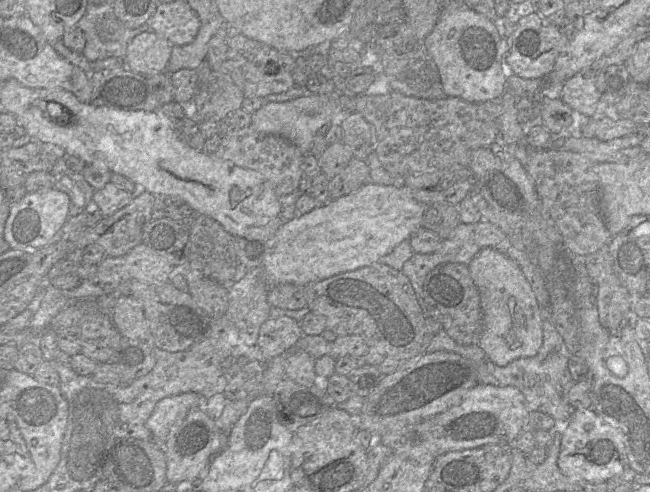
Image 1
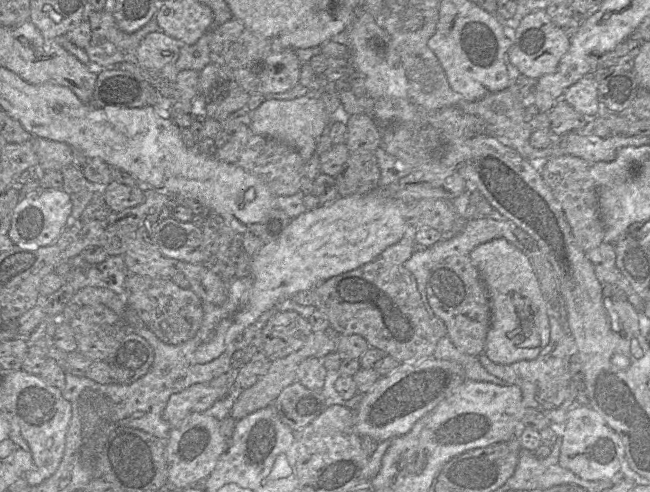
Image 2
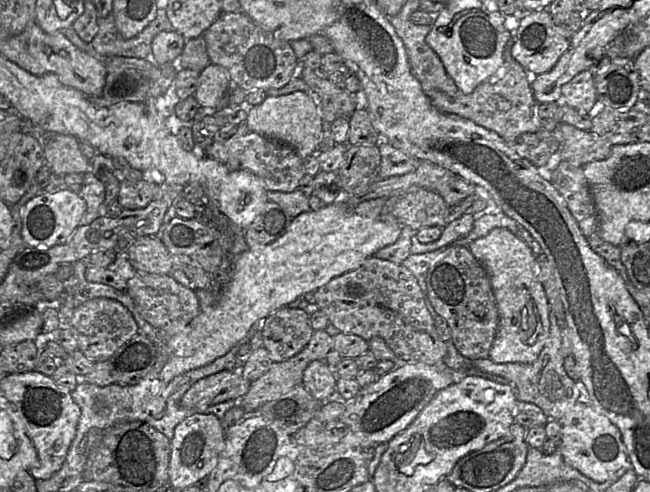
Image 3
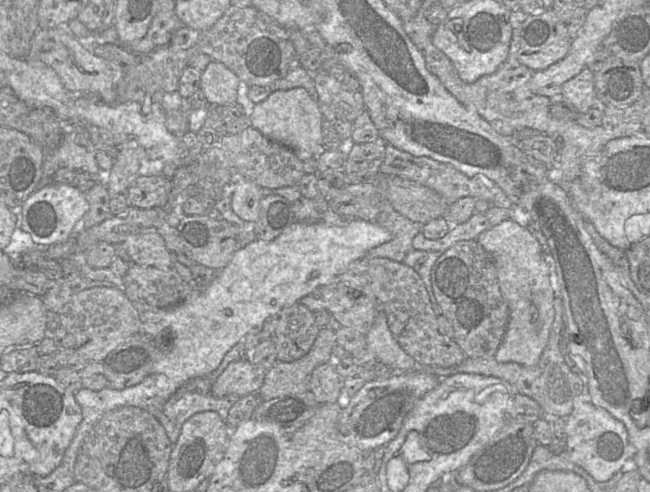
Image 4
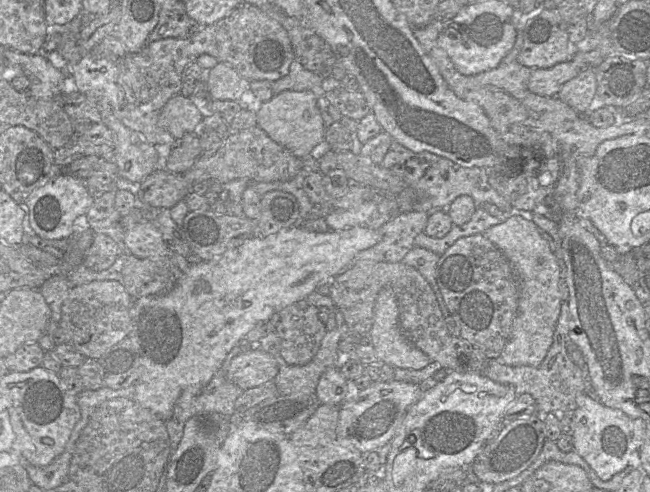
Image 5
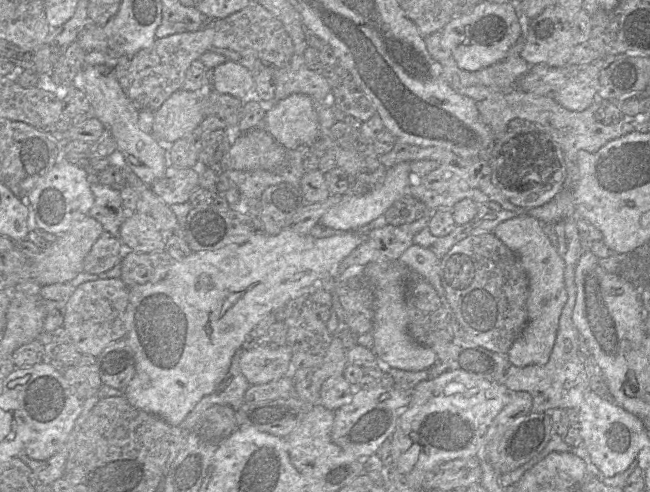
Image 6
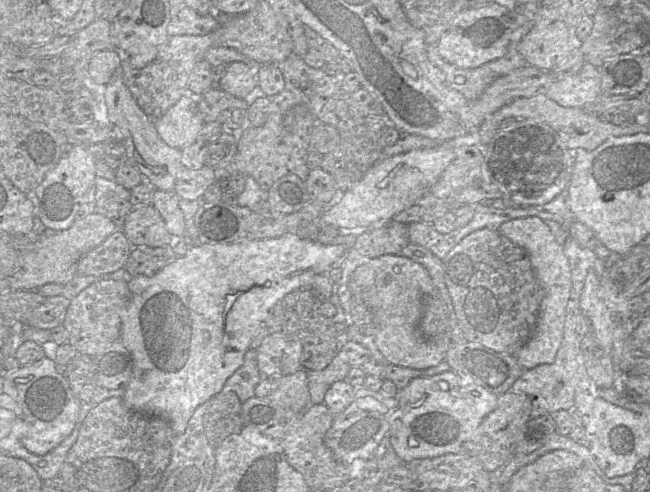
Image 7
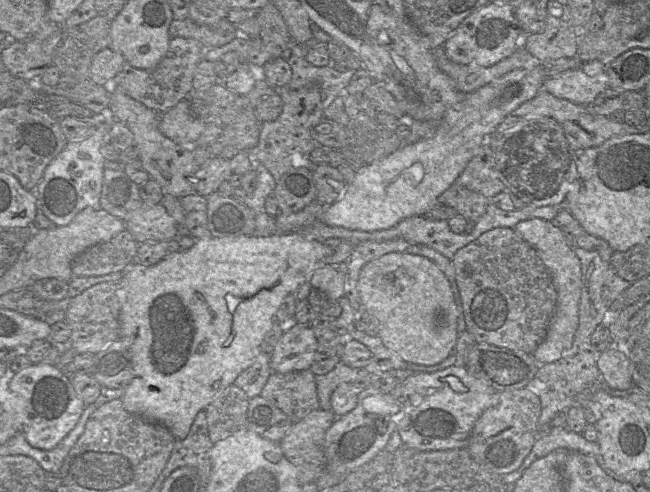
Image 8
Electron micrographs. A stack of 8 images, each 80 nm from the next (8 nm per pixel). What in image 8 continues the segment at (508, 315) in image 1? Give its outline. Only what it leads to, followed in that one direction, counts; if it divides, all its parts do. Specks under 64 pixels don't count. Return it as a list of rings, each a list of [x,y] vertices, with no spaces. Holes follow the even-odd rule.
[[[532,218],[520,221],[514,226],[516,234],[531,245],[549,270],[557,292],[557,300],[553,317],[550,321],[544,340],[532,353],[540,364],[555,362],[571,348],[574,335],[578,328],[578,310],[582,291],[582,272],[580,260],[573,248],[567,243],[565,235],[552,221]]]

